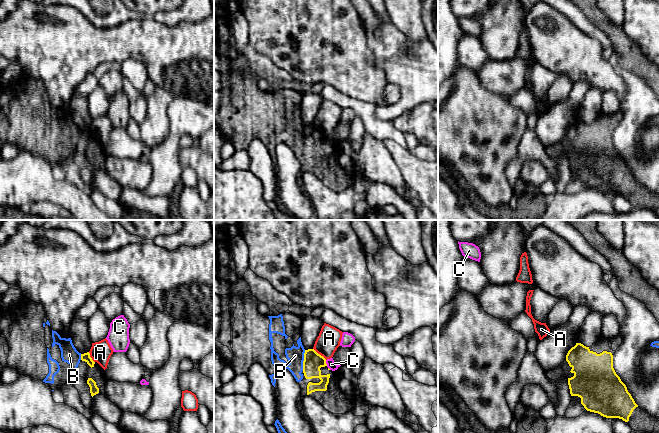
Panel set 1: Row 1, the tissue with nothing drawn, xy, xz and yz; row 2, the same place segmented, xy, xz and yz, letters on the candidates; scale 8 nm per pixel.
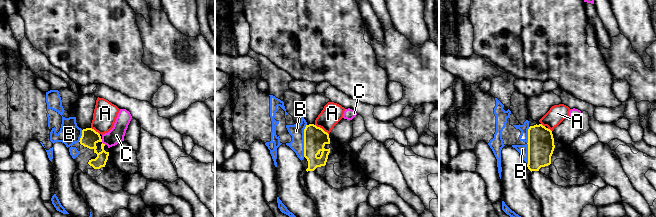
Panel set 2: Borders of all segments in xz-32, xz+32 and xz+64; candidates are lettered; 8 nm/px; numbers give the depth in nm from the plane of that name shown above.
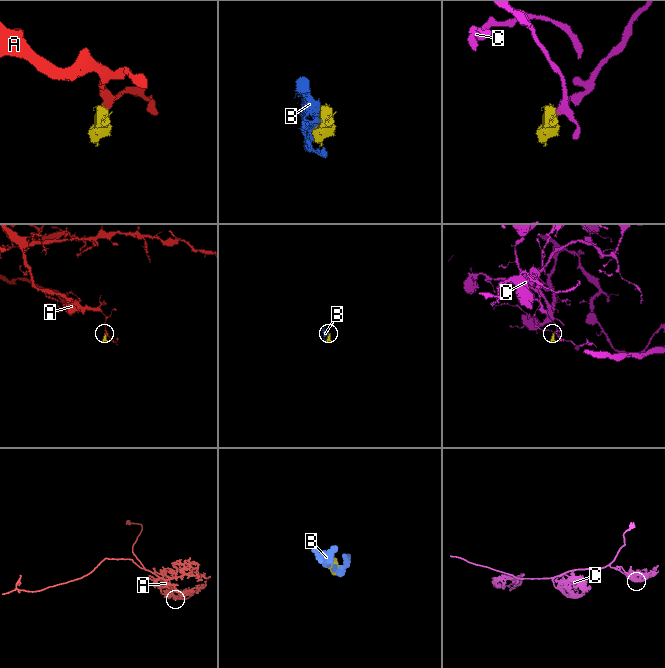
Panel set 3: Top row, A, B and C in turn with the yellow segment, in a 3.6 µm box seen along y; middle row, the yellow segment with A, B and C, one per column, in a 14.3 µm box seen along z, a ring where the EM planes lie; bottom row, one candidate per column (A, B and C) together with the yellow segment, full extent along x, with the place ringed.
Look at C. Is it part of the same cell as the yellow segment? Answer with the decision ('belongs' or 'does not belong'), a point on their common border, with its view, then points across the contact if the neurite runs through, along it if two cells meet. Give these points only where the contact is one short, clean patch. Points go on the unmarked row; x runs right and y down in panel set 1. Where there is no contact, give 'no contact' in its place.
does not belong; meets yellow in xz at (325, 139); border along xz (325, 136), (327, 141)

